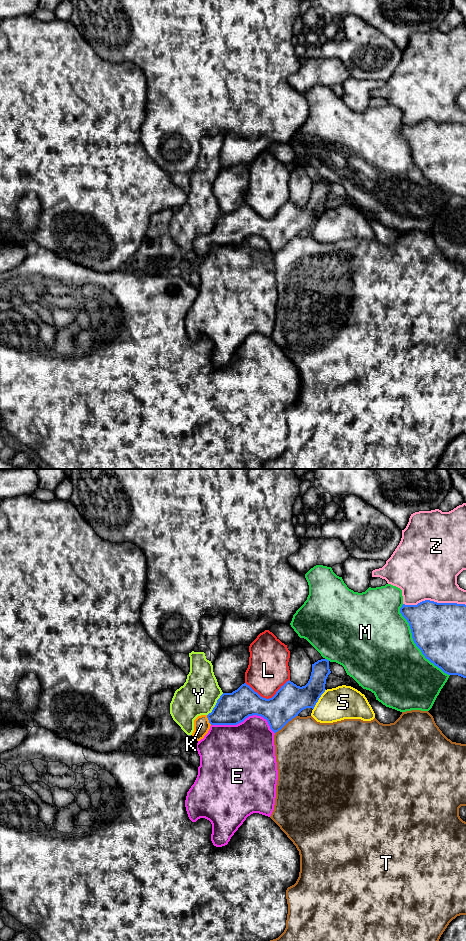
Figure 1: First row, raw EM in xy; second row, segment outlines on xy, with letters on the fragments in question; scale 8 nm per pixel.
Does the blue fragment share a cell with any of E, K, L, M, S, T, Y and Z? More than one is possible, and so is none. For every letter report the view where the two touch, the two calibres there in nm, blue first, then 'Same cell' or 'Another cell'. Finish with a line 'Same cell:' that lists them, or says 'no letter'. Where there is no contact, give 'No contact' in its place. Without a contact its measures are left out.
E: Touches blue in xy. Thickness 260 nm (blue) against 440 nm. Another cell
K: Touches blue in xy. Thickness 260 nm (blue) against 130 nm. Same cell
L: Touches blue in xy. Thickness 240 nm (blue) against 320 nm. Another cell
M: Touches blue in xy. Thickness 440 nm (blue) against 500 nm. Another cell
S: Touches blue in xy. Thickness 240 nm (blue) against 280 nm. Another cell
T: Touches blue in xy. Thickness 240 nm (blue) against 480 nm. Another cell
Y: Touches blue in xy. Thickness 260 nm (blue) against 300 nm. Another cell
Z: Touches blue in xy. Thickness 440 nm (blue) against 460 nm. Another cell
Same cell: K

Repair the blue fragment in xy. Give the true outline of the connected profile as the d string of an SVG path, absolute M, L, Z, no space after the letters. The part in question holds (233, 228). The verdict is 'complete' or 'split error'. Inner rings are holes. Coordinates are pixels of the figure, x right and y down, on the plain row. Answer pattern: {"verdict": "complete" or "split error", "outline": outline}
{"verdict": "split error", "outline": "M318 180L312 184L311 196L305 206L297 206L289 200L269 219L261 217L244 203L232 213L223 213L211 233L194 240L192 256L200 261L211 245L237 245L253 235L266 239L270 249L276 253L302 230L314 229L326 210L330 193L329 180Z"}

